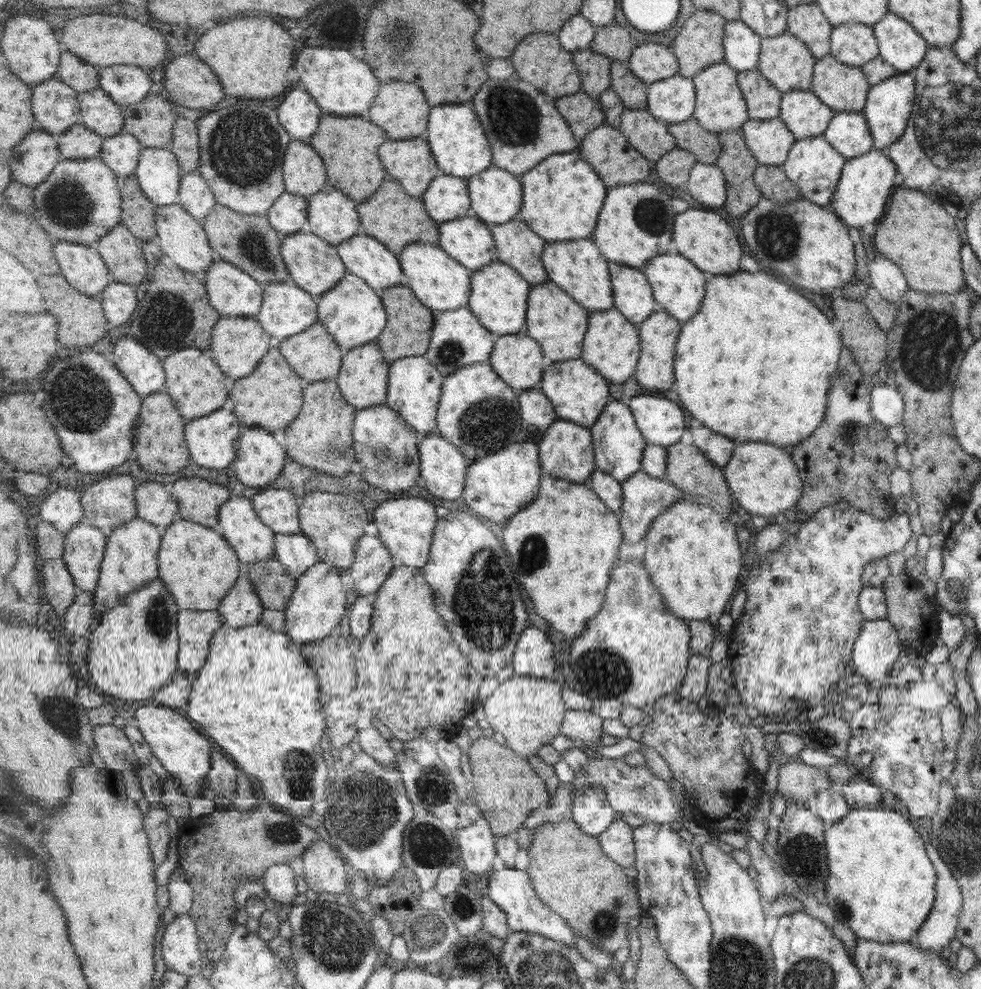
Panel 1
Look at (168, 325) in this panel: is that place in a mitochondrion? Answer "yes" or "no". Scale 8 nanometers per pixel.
yes

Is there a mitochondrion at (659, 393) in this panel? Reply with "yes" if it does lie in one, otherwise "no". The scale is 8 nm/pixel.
no

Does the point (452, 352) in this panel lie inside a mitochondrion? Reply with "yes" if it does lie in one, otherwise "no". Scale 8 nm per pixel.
yes

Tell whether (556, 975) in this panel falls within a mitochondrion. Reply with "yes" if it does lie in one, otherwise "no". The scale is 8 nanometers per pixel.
yes

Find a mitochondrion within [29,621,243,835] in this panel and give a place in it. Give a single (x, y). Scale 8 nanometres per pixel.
(57, 712)

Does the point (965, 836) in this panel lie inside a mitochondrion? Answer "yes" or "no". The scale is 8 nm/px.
yes

